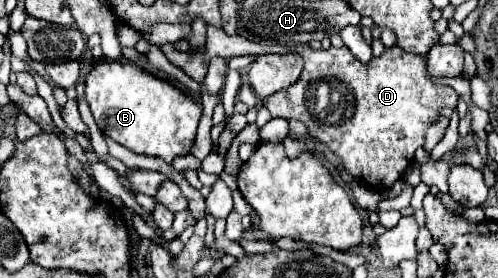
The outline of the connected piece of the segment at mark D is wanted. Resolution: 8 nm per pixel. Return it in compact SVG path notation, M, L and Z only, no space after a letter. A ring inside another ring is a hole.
M208 25L205 51L187 55L175 51L171 43L161 47L167 59L181 67L191 79L201 83L207 75L209 59L231 59L237 55L259 53L299 53L305 61L301 77L289 89L271 95L265 101L271 117L297 119L307 125L311 137L323 141L337 157L343 159L345 171L373 189L389 189L401 179L403 171L413 163L413 155L425 143L425 131L441 119L441 109L457 107L457 93L453 87L433 83L427 75L425 57L409 53L399 45L385 49L371 65L357 61L347 47L311 49L309 45L281 45L273 41L247 41L239 35L225 35L221 29ZM329 83L351 83L351 93L343 95L331 89Z

